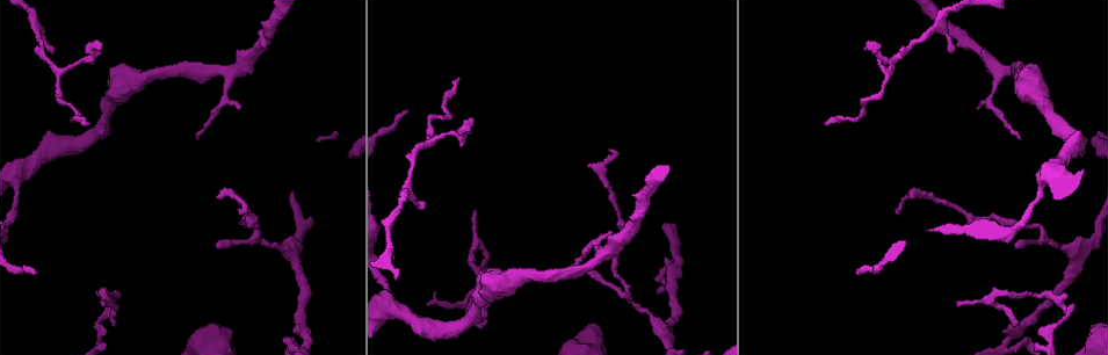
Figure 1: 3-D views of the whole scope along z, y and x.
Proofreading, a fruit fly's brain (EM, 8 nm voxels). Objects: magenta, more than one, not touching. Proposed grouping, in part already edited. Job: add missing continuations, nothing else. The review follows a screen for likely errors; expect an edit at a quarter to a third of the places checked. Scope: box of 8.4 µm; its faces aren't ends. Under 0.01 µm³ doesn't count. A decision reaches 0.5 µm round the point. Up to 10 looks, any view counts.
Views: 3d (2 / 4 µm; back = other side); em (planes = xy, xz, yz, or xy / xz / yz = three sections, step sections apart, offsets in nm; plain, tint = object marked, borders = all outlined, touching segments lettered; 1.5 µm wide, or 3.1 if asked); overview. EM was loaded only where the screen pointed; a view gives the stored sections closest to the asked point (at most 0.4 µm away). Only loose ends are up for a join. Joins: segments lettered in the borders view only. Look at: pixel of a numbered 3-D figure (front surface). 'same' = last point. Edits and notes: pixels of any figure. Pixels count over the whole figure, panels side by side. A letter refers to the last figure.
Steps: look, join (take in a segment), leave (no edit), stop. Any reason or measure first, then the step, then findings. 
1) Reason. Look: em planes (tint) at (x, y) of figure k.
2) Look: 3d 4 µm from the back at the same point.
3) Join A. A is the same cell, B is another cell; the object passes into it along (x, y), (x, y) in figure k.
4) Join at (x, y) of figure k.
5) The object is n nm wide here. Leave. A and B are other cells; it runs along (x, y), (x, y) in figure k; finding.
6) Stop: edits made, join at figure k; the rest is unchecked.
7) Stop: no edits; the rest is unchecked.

An open end. Look: em planes (borders) at (461, 78) of figure 1.

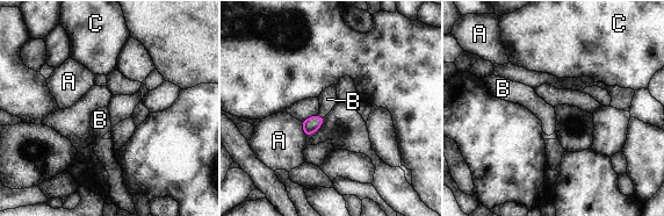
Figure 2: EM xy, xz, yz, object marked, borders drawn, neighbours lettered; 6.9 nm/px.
The object is 100 nm wide here; the longest contact is with A, 100 nm. Join B. B is the same cell, A and C are other cells; the neuron continues.

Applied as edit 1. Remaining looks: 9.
Look: overview.

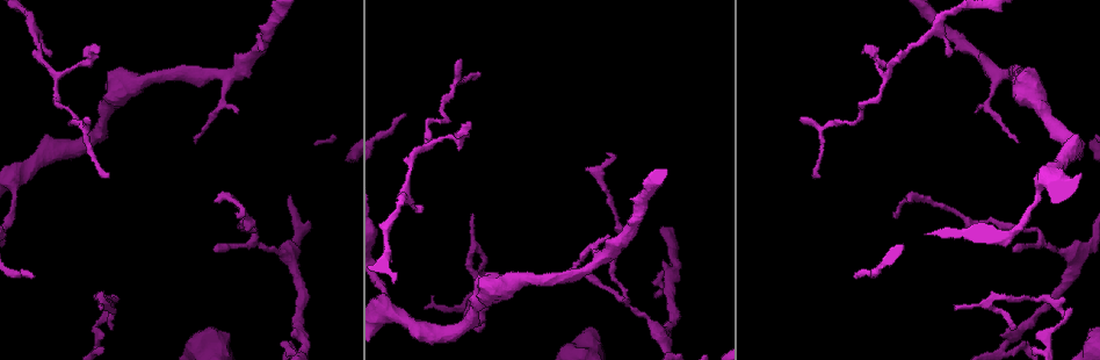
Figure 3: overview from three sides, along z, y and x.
End of a long branch. Look: 3d 4 µm at (608, 153) of figure 3.

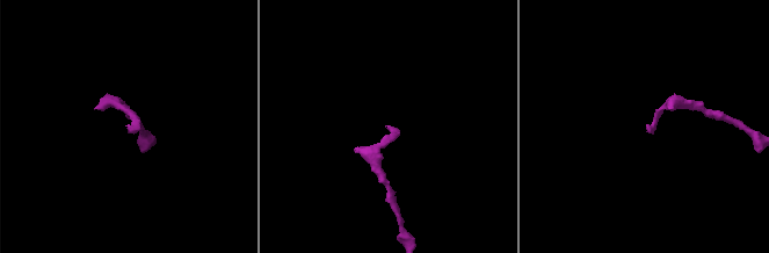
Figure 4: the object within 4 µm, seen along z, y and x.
Now the EM. Look: em planes (borders) at (389, 128) of figure 4.

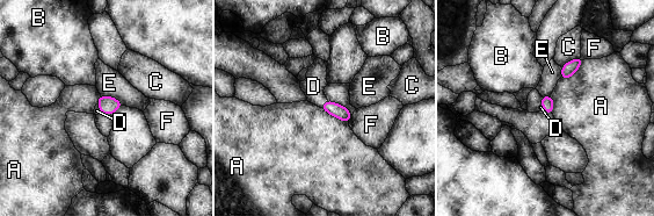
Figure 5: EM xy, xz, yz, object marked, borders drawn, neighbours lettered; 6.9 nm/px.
The object is 80 nm wide here. Join D. D is the same cell, A, B, C, E and F are other cells; the object passes into it along (336, 110), (324, 103), (313, 86) in figure 5; the neuron continues.

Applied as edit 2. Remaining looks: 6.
Look: 3d 4 µm at (588, 277) of figure 3.

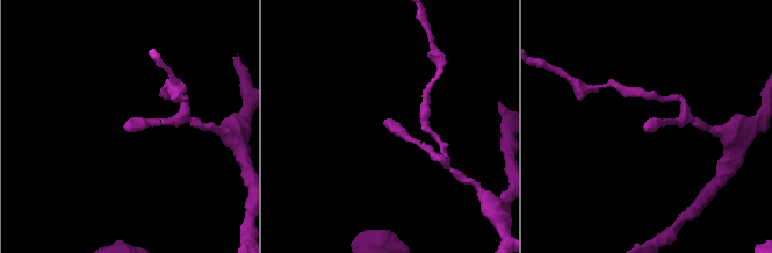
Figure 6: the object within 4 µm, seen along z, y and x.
Look: em xz step 4 (borders) at (384, 121) of figure 6.

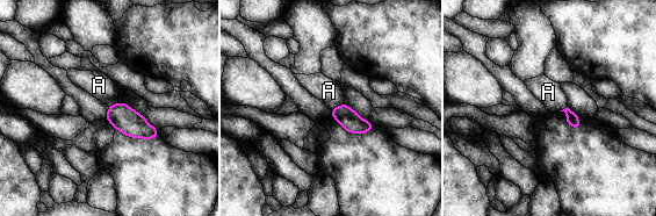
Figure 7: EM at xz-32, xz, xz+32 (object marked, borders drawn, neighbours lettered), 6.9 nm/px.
Another direction. Look: em xy step 8 (borders) at the same point.

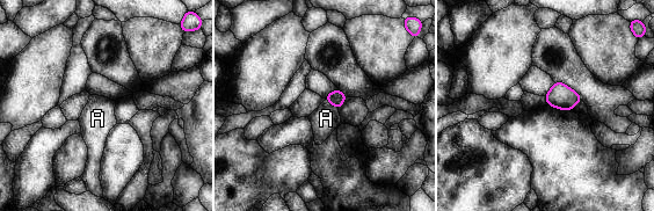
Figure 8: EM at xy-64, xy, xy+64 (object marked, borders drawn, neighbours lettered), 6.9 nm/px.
The longest contact is with A, 120 nm. Leave. A is another cell; a border runs along (325, 99), (338, 109) in figure 8; no lettered segment goes on from it.

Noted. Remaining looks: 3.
Thin end. Look: 3d 4 µm from the back at (32, 276) of figure 3.

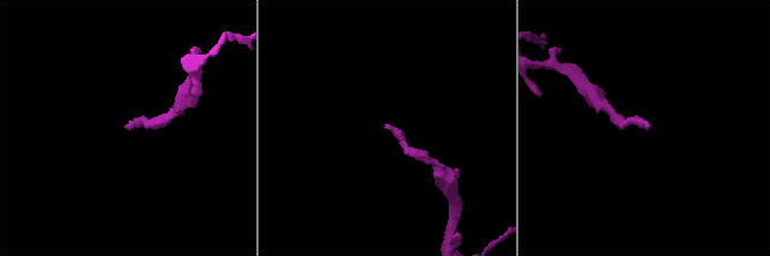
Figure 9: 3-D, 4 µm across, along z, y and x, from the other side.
Need the tissue. Look: em xz step 8 (borders) at (387, 127) of figure 9.

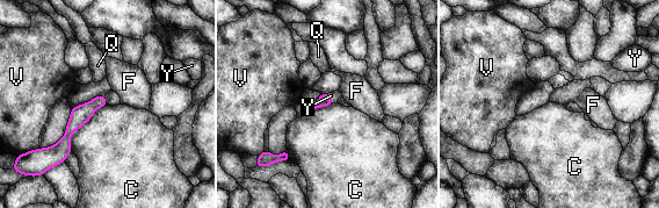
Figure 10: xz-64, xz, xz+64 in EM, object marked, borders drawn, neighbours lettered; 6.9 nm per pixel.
Cut it another way. Look: em planes (borders) at the same point.

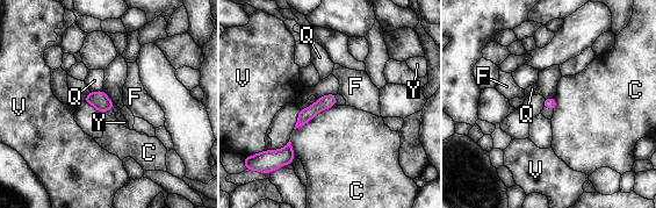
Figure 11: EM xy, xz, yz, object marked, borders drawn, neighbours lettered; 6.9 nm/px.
The longest contact is with C, 340 nm. Join Y. Y is the same cell, C, F, Q and V are other cells; the object passes into it along (550, 104), (548, 108), (547, 113) in figure 11; it goes on there.

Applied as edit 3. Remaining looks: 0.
Stop: edits made, join at figure 2, join at figure 5, join at figure 11; the rest is unchecked.

